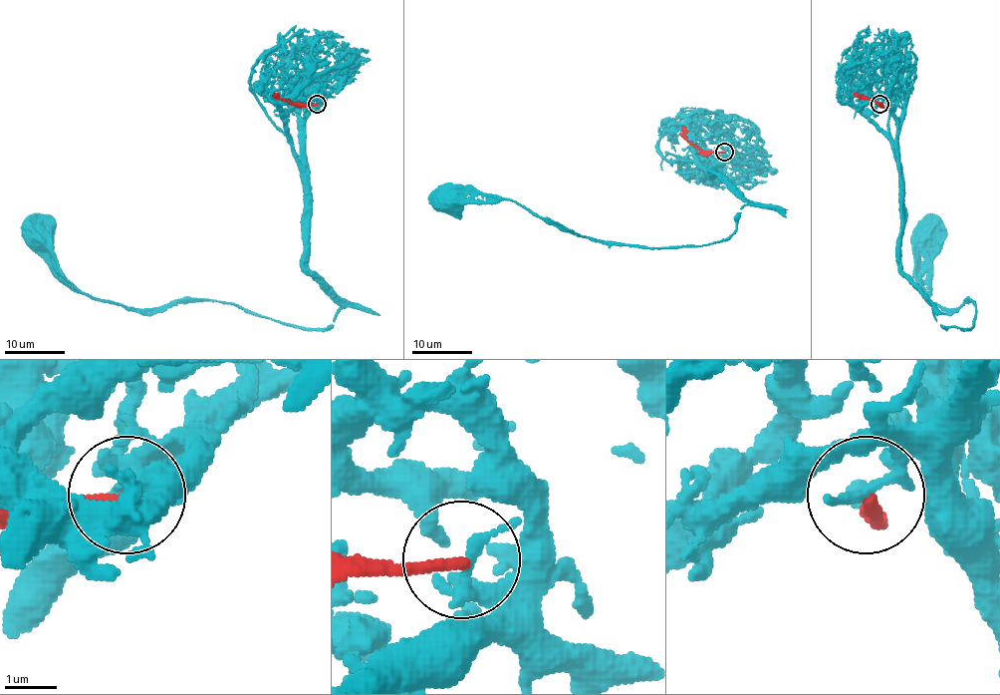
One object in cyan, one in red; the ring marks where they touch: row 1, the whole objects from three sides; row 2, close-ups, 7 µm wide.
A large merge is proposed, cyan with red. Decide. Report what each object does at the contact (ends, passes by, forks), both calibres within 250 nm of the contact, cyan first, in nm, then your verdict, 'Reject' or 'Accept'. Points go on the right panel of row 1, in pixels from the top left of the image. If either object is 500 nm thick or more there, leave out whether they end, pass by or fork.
At the ring cyan ends. At the ring red ends. Thickness 300 nm (cyan) against 240 nm. Reject

